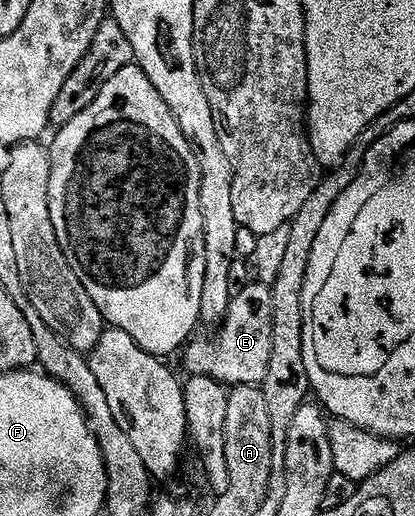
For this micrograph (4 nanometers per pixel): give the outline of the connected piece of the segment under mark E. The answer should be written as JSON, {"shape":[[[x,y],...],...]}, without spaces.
{"shape":[[[259,280],[241,285],[233,293],[232,303],[224,317],[223,326],[215,331],[216,338],[187,343],[184,366],[189,375],[210,376],[225,386],[260,386],[270,371],[274,352],[274,296],[271,285]]]}

